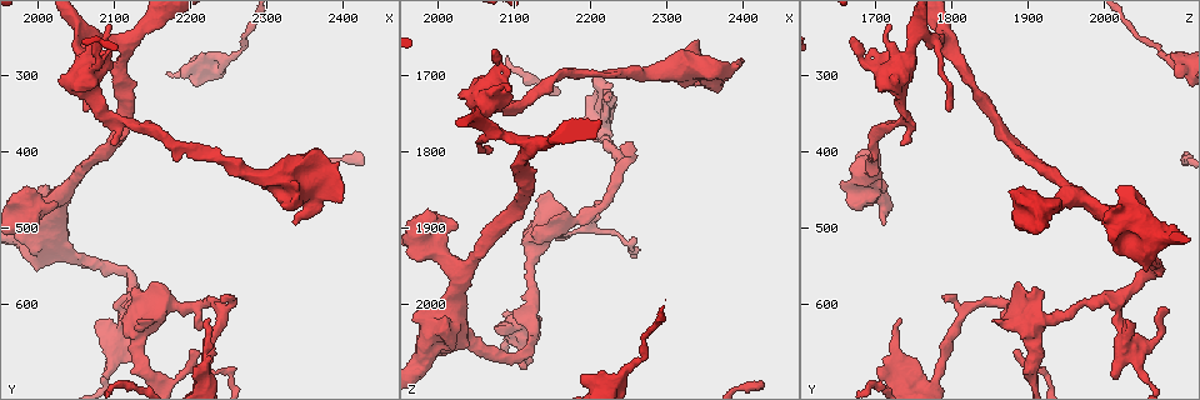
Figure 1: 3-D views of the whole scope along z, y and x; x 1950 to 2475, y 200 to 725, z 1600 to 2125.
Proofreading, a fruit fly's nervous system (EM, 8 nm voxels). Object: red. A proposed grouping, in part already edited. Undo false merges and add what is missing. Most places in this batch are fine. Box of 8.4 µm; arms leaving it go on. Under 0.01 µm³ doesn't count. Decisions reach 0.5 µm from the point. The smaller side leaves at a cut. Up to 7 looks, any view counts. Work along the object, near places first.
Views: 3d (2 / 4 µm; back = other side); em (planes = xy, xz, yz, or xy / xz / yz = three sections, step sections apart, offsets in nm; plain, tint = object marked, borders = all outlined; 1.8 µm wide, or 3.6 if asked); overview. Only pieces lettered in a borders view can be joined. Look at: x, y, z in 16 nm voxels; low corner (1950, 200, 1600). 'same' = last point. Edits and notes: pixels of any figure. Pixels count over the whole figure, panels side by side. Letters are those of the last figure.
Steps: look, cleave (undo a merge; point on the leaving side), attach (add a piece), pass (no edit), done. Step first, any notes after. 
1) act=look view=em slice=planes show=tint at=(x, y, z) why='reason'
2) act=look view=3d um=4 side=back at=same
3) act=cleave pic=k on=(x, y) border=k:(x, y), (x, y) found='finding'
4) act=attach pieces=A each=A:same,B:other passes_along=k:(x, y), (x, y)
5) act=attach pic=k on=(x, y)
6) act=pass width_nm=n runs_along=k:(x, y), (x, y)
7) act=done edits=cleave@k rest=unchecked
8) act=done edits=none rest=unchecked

act=look view=em slice=planes show=borders at=(2400, 455, 1680) why='closes a loop'

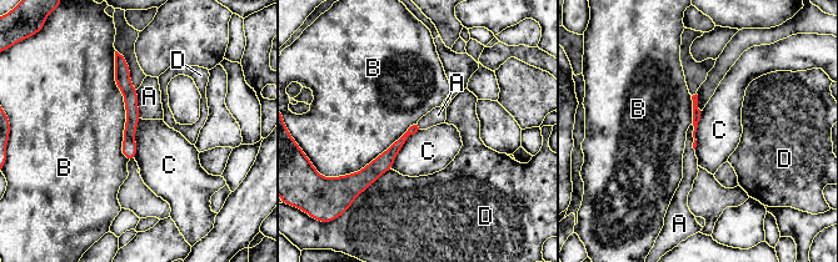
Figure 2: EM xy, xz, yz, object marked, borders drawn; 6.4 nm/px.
act=pass longest_contact=B:700nm each=A:other,B:other,C:other,D:other found='one neuron here'

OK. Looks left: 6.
act=look view=em um=3.6 slice=yz step=8 show=borders at=(2090, 355, 1740) why='branch point'

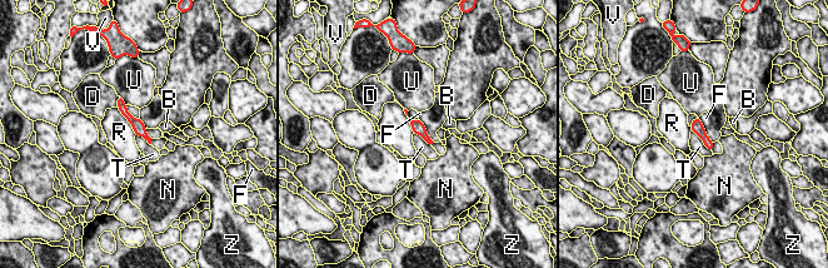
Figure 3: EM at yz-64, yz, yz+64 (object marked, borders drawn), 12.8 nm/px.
act=pass longest_contact=R:440nm each=B:other,D:other,F:other,N:other,R:other,T:other,U:other,V:other,Z:other found='continuous, no second neuron'

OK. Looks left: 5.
act=look view=em slice=planes show=borders at=(2195, 305, 2100) why='branch stops here'

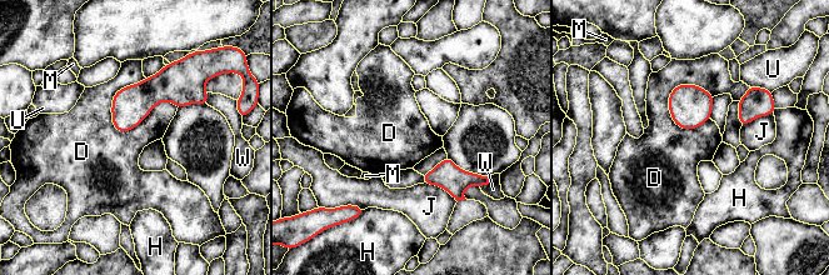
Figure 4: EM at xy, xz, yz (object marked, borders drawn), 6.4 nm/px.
act=pass each=D:other,H:other,J:other,M:other,U:other,W:other found='no lettered piece goes on from it'

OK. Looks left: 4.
act=done edits=none rest=unchecked

